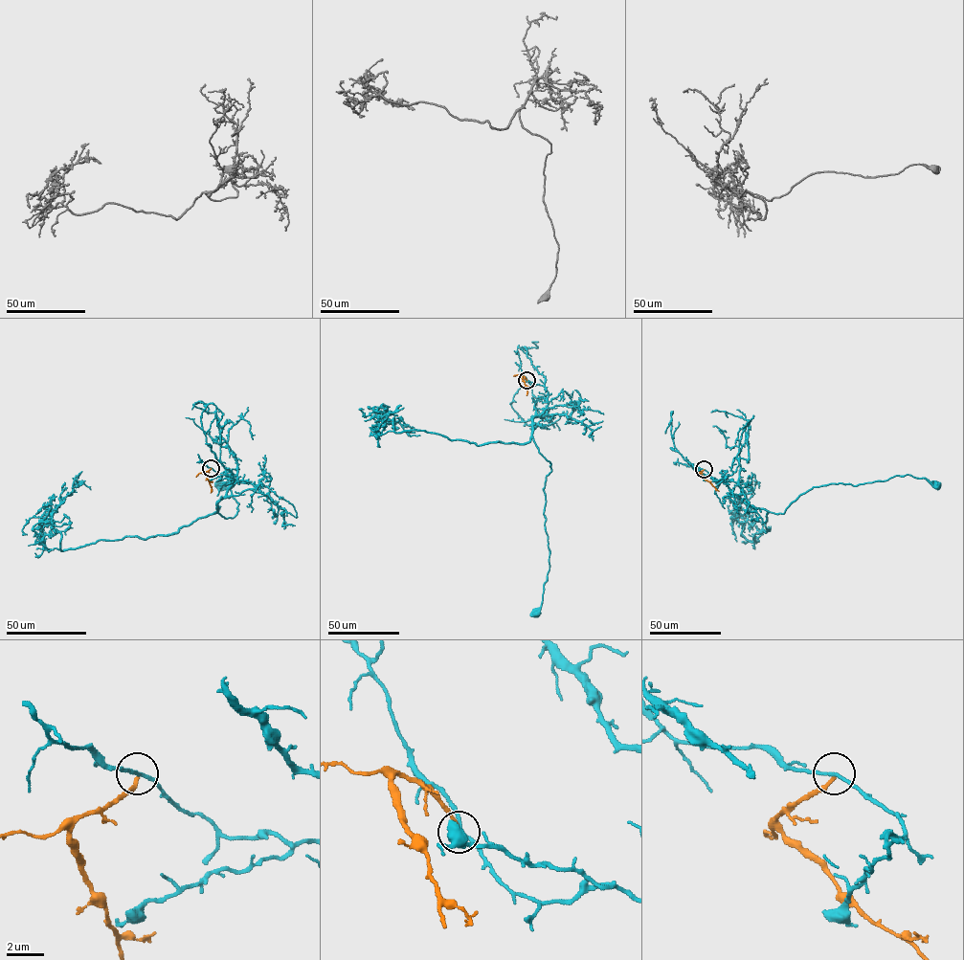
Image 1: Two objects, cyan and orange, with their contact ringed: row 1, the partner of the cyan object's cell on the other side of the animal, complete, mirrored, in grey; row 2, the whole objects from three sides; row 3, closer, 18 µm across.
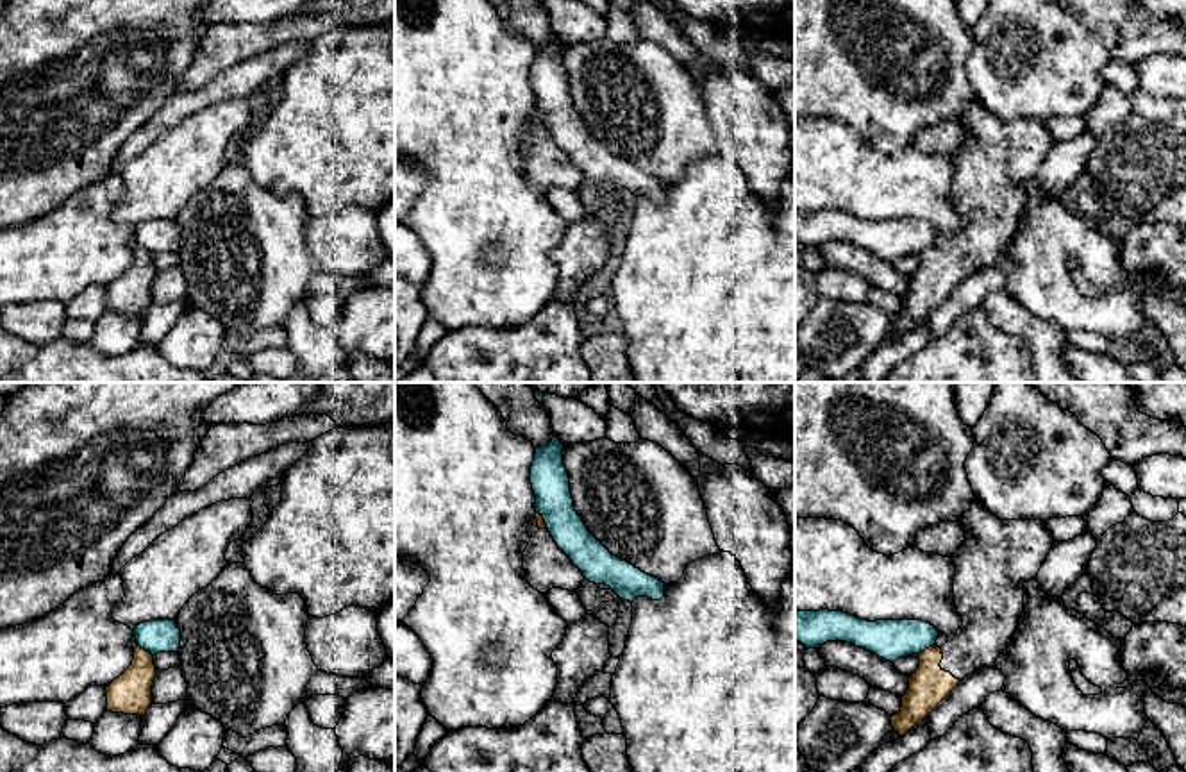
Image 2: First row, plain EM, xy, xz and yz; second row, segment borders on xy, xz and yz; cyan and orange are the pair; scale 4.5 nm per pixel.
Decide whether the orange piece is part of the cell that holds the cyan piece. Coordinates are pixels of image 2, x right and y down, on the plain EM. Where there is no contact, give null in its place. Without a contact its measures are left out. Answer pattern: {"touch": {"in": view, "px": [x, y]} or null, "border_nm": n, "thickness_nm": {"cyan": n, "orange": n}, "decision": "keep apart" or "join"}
{"touch": {"in": "yz", "px": [926, 247]}, "border_nm": 90, "thickness_nm": {"cyan": 180, "orange": 180}, "decision": "keep apart"}

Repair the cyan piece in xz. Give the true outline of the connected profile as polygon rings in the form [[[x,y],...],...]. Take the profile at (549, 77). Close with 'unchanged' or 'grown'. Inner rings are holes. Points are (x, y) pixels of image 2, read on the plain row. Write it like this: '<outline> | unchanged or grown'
[[[554,36],[547,46],[536,48],[530,66],[536,113],[543,116],[550,136],[586,180],[609,186],[622,200],[632,202],[638,197],[661,200],[664,182],[613,155],[577,114],[563,48]]] | unchanged

